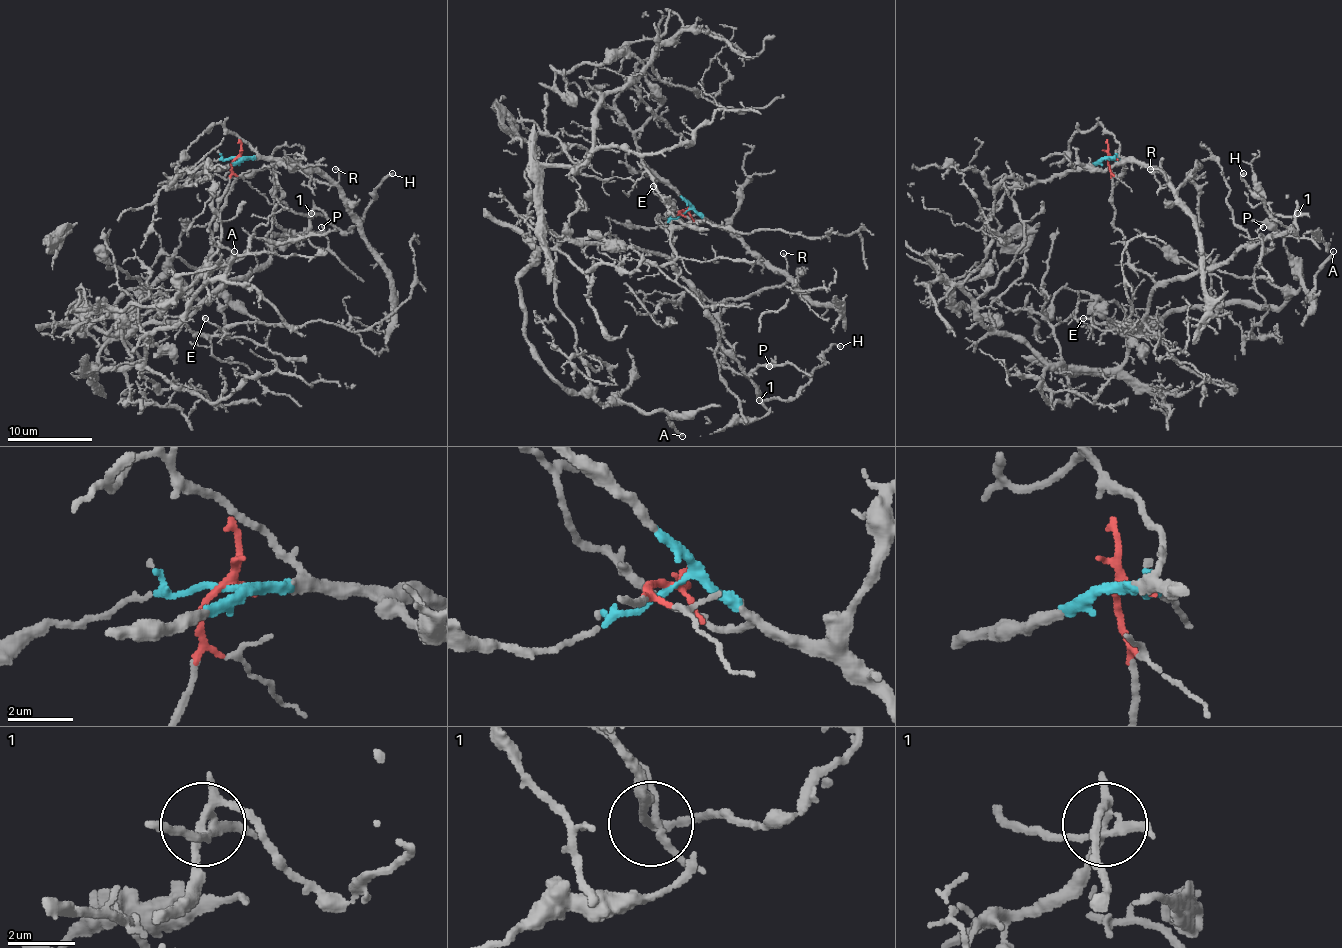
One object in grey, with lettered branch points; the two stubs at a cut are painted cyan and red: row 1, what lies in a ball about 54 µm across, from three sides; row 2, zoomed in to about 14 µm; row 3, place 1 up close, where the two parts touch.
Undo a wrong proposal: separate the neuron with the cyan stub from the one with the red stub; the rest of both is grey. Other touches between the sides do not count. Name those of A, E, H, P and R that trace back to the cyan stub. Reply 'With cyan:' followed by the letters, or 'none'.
With cyan: R

